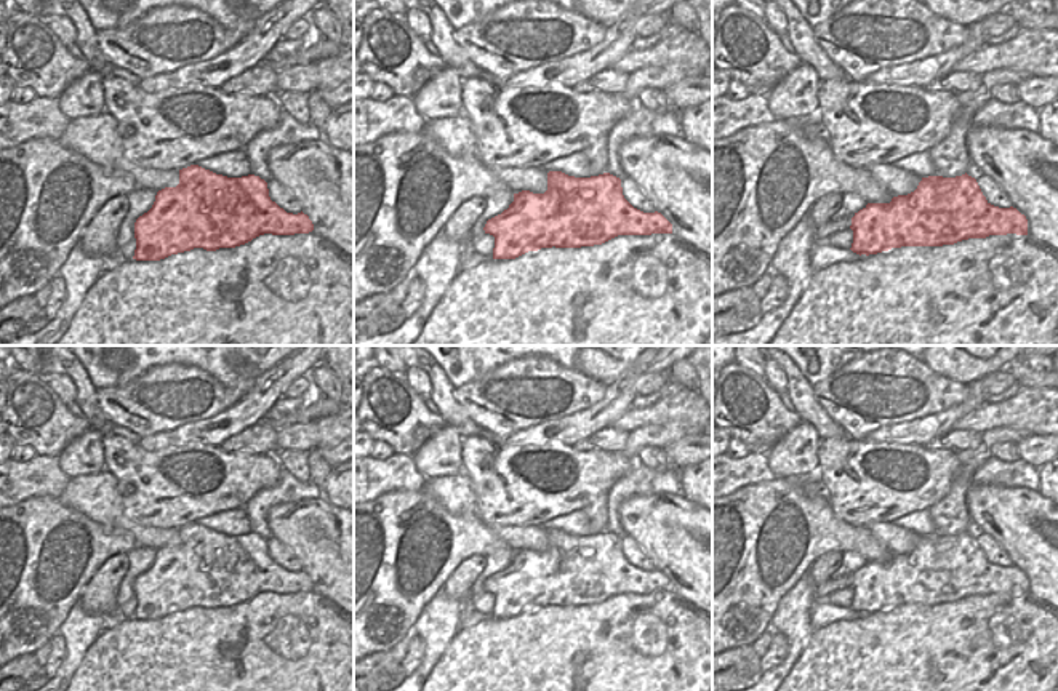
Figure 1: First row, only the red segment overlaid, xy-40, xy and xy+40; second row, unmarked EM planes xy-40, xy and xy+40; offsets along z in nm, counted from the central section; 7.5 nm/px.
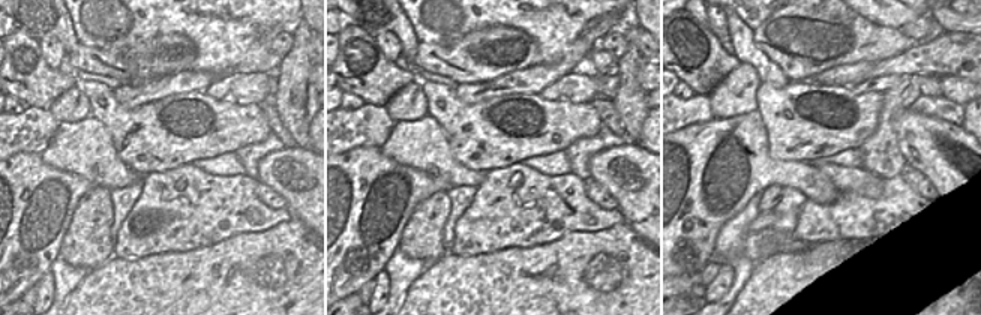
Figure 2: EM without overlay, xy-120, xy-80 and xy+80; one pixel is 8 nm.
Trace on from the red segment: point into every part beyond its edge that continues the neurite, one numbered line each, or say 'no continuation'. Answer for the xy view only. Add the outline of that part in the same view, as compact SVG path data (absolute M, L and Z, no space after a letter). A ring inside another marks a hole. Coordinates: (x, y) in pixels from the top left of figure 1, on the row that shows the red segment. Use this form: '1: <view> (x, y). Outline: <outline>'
no continuation

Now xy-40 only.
no continuation

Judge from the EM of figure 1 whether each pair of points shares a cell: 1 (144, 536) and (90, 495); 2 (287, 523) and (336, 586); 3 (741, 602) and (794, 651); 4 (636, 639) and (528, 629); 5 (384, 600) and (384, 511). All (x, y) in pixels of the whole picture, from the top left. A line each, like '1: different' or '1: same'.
1: same
2: same
3: different
4: same
5: same

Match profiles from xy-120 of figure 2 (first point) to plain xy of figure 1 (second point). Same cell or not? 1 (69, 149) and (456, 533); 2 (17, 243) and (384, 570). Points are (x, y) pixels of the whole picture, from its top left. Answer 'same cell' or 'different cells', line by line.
1: different cells
2: same cell

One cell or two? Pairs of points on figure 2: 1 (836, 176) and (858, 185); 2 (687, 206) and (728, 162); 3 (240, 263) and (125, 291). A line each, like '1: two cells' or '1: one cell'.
1: one cell
2: one cell
3: one cell

